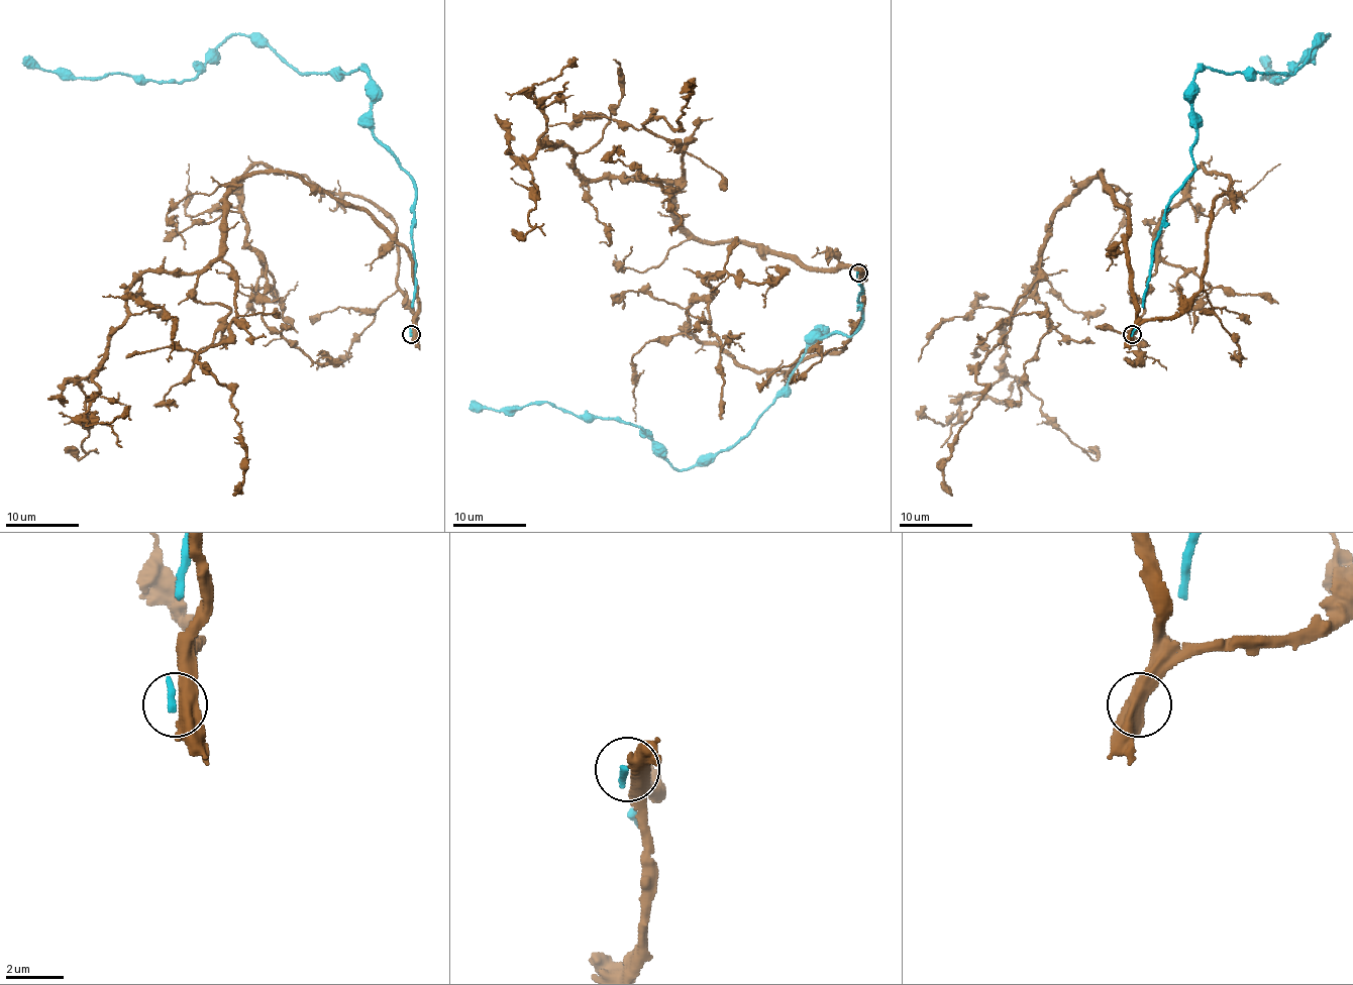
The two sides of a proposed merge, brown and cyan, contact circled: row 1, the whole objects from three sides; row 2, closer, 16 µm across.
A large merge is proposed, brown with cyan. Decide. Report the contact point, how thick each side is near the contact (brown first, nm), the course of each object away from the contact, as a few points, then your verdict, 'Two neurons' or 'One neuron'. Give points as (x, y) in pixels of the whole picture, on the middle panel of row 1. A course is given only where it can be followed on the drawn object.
Place: (858, 272). Thickness 550 nm (brown) against 280 nm. Course of brown: (859, 274), (699, 242), (664, 182), (586, 179), (558, 145), (527, 160), (531, 229), (513, 229). Course of cyan: (857, 274), (861, 324), (818, 333), (746, 435), (688, 468), (628, 423), (547, 403), (470, 406). Two neurons

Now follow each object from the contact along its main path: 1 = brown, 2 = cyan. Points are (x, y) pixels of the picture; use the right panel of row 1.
1: (1132, 334), (1127, 211), (1098, 173), (1055, 212), (1037, 277), (1005, 334), (1005, 369), (1096, 460), (1088, 446)
2: (1132, 334), (1165, 205), (1193, 169), (1193, 76), (1294, 72), (1329, 35), (1281, 81), (1261, 78), (1265, 58)

